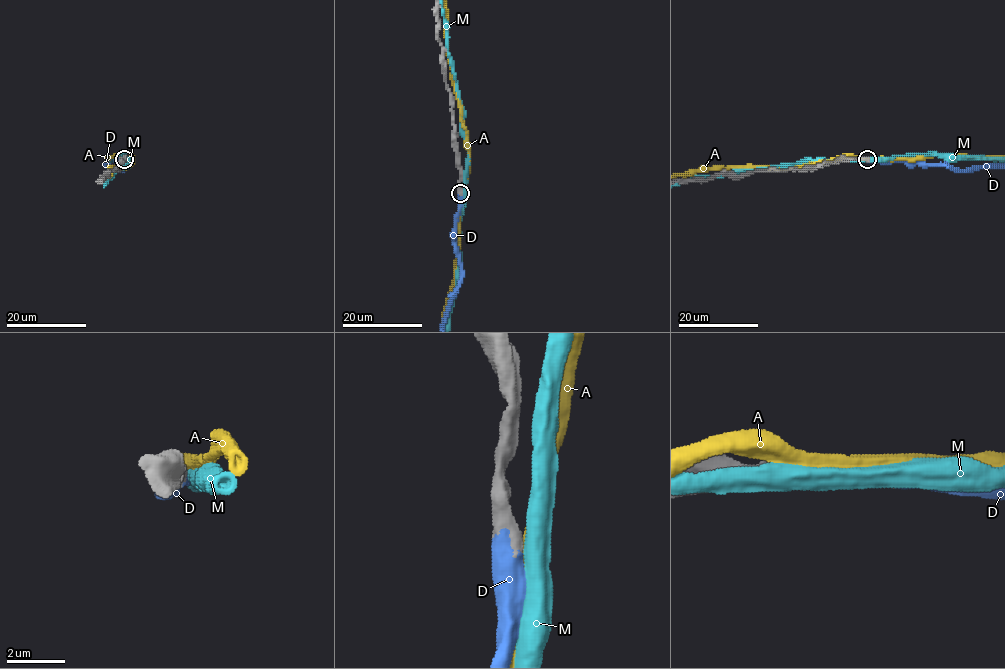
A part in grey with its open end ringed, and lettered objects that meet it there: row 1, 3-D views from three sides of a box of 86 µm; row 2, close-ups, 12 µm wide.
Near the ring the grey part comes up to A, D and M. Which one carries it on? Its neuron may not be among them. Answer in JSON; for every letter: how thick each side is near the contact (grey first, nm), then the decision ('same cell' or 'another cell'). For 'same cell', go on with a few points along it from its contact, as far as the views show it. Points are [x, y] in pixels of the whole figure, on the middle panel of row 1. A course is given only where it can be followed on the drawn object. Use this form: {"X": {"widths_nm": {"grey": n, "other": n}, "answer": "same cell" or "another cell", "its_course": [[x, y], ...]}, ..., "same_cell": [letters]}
{"A": {"widths_nm": {"grey": 600, "other": 480}, "answer": "another cell"}, "D": {"widths_nm": {"grey": 750, "other": 700}, "answer": "same cell"}, "M": {"widths_nm": {"grey": 600, "other": 550}, "answer": "another cell"}, "same_cell": ["D"]}

